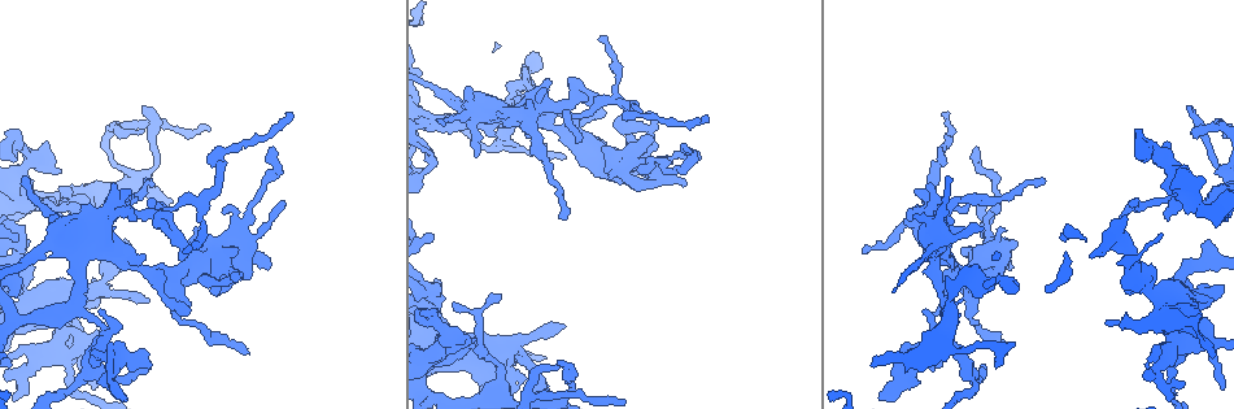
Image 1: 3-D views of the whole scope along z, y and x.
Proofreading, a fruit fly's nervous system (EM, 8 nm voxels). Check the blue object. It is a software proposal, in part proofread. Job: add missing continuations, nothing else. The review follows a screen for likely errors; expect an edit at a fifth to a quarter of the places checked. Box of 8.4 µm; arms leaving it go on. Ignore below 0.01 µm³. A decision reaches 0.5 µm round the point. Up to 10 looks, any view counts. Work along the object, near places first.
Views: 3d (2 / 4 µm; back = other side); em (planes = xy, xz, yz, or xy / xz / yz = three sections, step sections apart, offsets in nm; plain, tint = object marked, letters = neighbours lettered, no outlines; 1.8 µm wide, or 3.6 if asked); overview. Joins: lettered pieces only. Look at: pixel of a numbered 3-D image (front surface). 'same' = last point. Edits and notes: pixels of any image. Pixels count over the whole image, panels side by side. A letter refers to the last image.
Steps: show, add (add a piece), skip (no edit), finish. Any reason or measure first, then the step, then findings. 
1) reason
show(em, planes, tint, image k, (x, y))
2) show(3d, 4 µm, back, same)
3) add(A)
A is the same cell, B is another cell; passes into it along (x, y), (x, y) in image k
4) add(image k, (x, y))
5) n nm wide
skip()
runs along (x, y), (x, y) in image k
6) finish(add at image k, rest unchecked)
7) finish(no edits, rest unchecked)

free end
show(em, planes, letters, image 1, (245, 350))

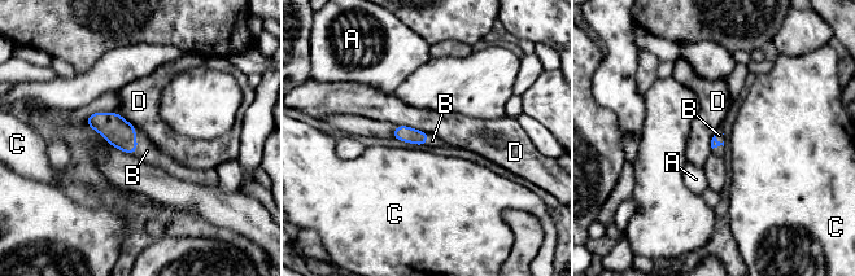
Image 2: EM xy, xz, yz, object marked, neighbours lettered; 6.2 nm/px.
add(B)
B is the same cell, A, C and D are other cells; passes into it along (121, 134), (136, 141), (147, 150) in image 2; it goes on there

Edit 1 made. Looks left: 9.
touches itself
show(em, planes, letters, image 1, (218, 284))

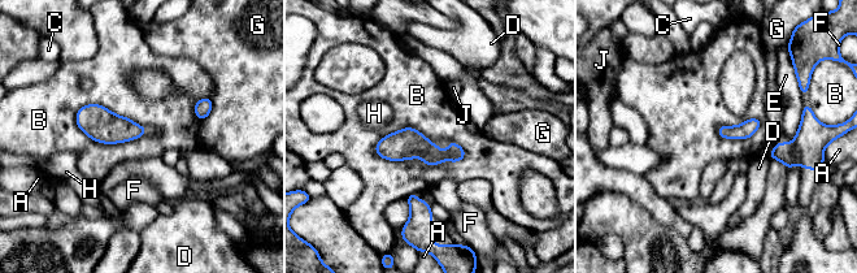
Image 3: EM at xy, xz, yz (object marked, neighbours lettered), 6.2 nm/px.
100 nm wide
skip()
A, B, C, D, E, F, G, H and J are other cells; runs along (378, 150), (461, 155) in image 3; none of them fits

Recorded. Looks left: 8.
free end
show(em, planes, letters, image 1, (983, 207))

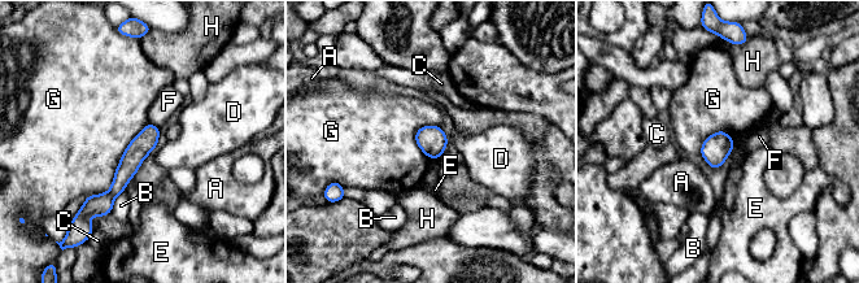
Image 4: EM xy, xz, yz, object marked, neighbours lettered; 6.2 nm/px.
skip()
A, B, C, D, E, F, G and H are other cells; runs along (151, 127), (100, 212) in image 4; none of them fits

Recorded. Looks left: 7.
see it whole again
show(overview)

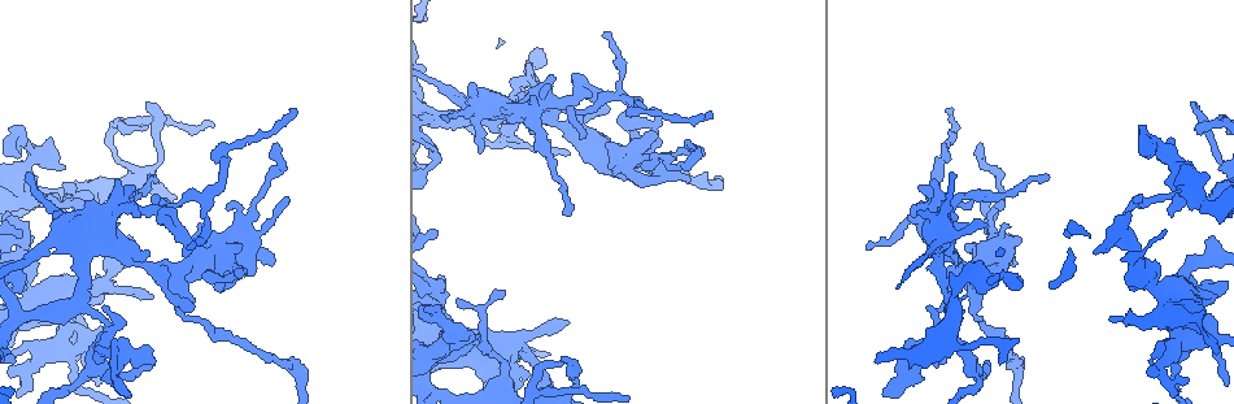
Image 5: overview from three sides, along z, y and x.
sharp bend
show(em, xy, step 4, tint, image 5, (1161, 368))

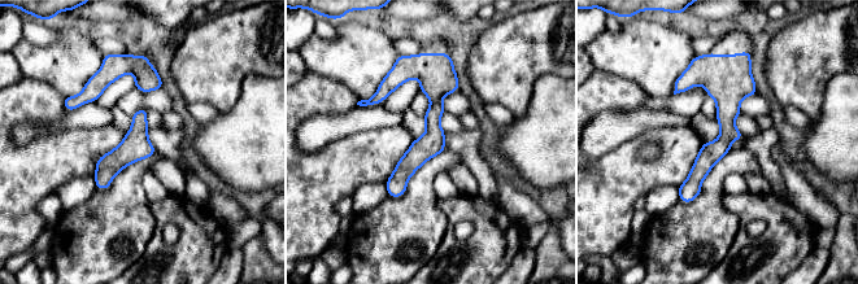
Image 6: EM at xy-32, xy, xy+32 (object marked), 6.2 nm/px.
what lies round it
show(em, xy, step 4, letters, same)

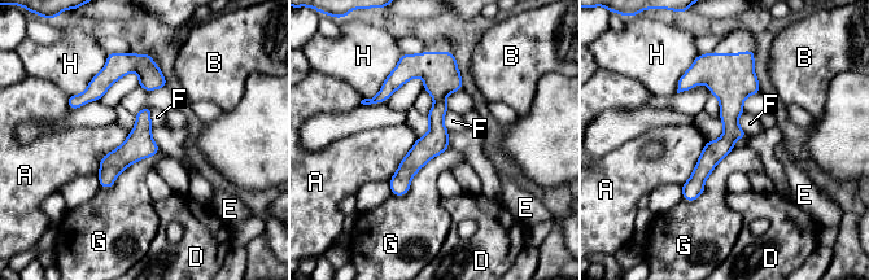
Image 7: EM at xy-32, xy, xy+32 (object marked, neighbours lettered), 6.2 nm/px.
140 nm wide
skip()
A, B, D, E, F, G and H are other cells; runs along (720, 65), (729, 136), (688, 197) in image 7; none of them fits

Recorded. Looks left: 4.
finish(add at image 2, rest unchecked)

